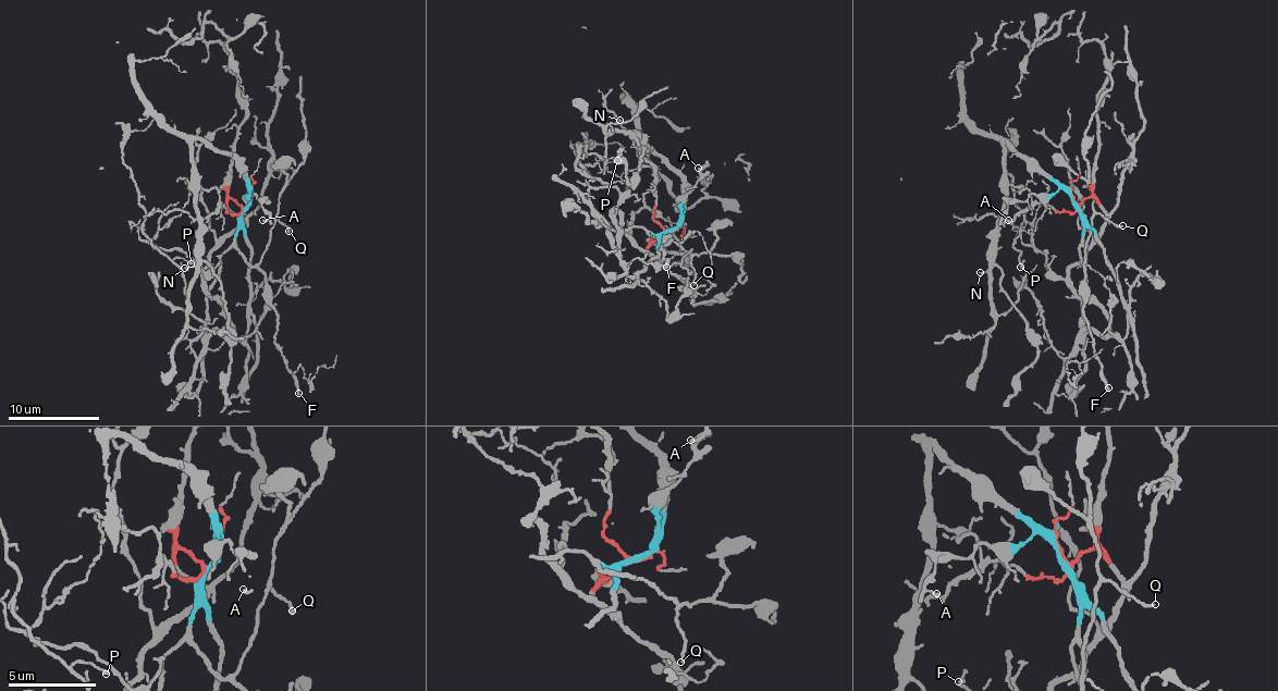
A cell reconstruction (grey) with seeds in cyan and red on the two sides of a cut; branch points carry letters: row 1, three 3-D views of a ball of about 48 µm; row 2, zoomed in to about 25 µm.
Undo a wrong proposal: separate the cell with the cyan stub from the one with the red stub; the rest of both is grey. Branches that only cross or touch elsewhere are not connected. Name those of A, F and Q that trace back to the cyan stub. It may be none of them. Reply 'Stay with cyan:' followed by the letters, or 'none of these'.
Stay with cyan: A, F, Q

